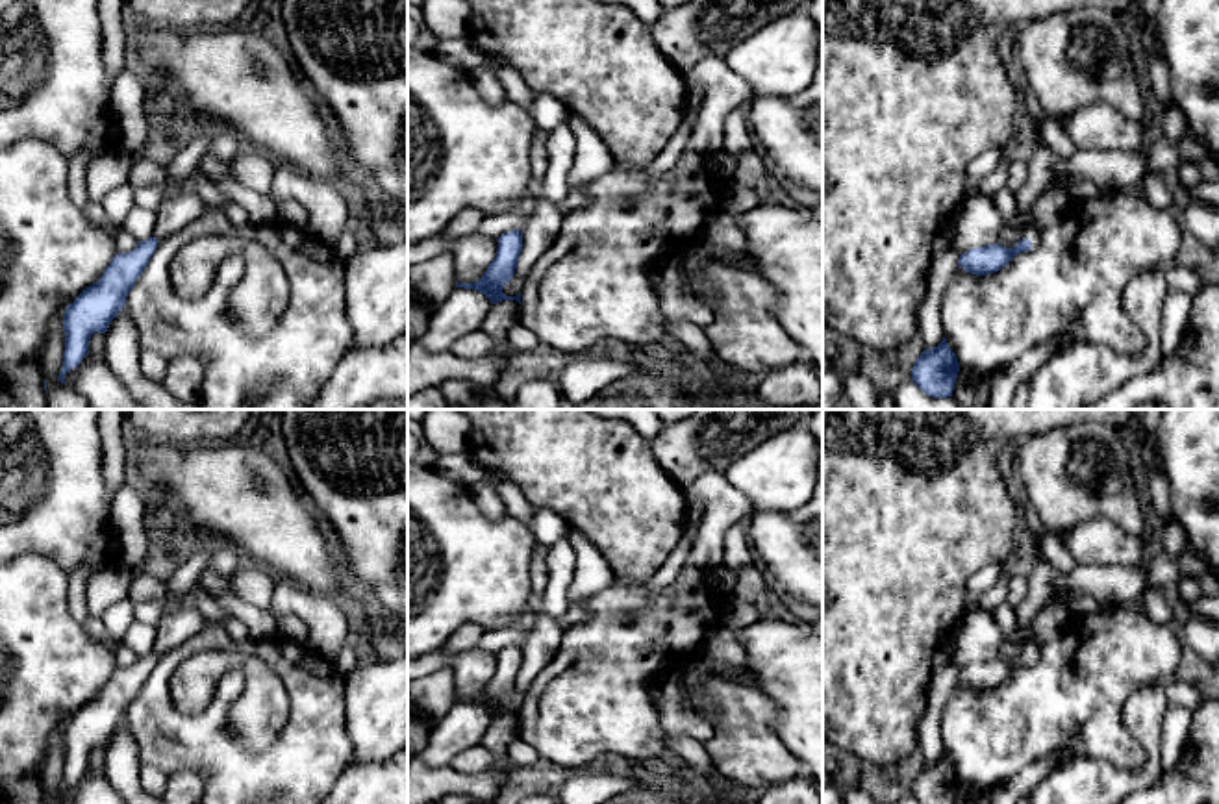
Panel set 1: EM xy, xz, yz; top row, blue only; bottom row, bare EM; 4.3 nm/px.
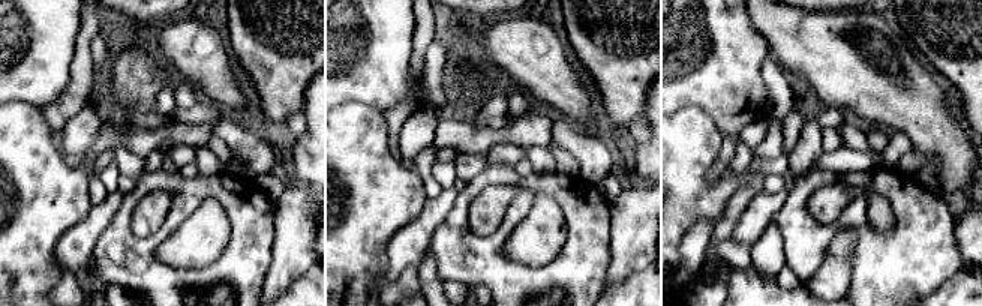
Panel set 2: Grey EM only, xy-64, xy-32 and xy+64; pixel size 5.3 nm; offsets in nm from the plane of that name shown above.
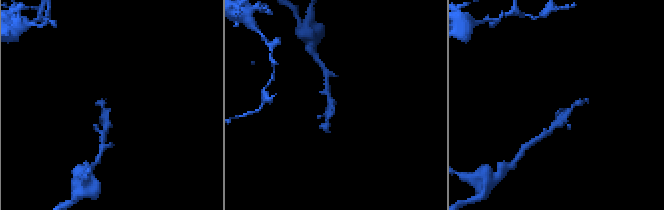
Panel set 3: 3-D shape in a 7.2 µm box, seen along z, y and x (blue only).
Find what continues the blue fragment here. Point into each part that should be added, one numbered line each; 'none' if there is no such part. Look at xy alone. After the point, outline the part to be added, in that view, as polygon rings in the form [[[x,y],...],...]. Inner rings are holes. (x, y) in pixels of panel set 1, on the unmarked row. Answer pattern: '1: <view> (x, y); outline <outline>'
1: xy (173, 628); outline [[[191,608],[178,613],[163,613],[154,626],[152,652],[157,656],[170,652],[193,635],[211,628],[224,630],[235,643],[248,637],[248,628],[239,619],[230,617],[224,624],[207,622],[195,608]]]

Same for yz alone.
1: yz (1005, 617); outline [[[1004,602],[989,611],[999,630],[1015,643],[1021,652],[1034,656],[1039,648],[1039,643],[1030,635],[1028,628],[1024,628],[1015,611]]]

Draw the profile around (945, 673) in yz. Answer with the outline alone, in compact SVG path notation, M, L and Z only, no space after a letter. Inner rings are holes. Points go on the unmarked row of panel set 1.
M949 641L932 658L932 685L928 693L926 713L921 721L921 750L924 763L934 763L943 756L943 739L939 732L939 719L950 691L954 689L960 669L952 663L954 641Z

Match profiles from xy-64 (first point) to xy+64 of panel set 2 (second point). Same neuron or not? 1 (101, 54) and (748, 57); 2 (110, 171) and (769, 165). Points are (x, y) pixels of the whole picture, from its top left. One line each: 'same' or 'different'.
1: different
2: same

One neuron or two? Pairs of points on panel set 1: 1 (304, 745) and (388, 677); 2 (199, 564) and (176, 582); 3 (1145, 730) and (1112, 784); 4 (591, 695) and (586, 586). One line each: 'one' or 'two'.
1: two
2: one
3: one
4: two

